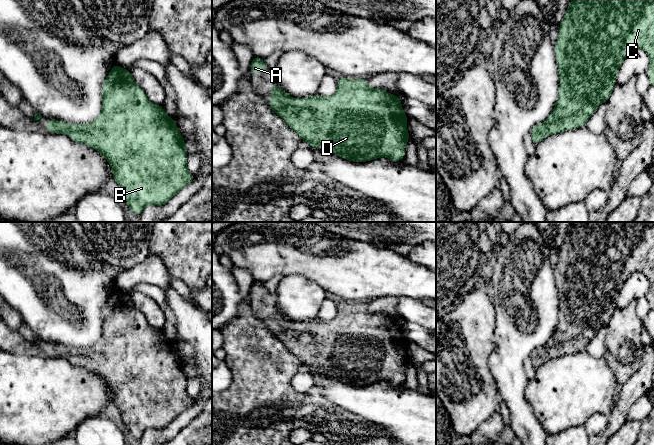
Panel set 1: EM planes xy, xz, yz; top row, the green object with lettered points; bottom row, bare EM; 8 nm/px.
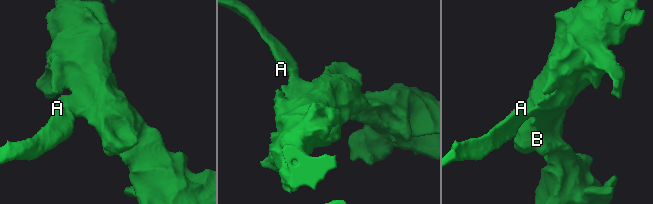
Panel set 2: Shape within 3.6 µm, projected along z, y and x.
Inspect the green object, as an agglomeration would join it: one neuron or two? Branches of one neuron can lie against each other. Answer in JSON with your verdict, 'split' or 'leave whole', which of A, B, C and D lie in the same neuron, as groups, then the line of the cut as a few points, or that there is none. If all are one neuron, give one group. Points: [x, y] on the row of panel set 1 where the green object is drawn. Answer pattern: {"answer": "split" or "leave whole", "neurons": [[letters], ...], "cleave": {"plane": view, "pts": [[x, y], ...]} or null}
{"answer": "leave whole", "neurons": [["A", "B", "C", "D"]], "cleave": null}

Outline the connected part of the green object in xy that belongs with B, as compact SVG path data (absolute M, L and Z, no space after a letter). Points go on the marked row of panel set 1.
M116 63L102 84L102 110L95 121L75 126L51 119L46 123L46 128L54 134L66 134L74 142L88 145L103 155L112 169L123 199L137 216L140 216L146 206L166 204L195 178L187 169L188 150L175 119L170 118L162 106L152 104L144 90L135 83L131 71Z

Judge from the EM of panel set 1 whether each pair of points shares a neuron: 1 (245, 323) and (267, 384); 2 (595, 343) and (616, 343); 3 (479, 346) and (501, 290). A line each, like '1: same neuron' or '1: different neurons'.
1: same neuron
2: different neurons
3: different neurons

